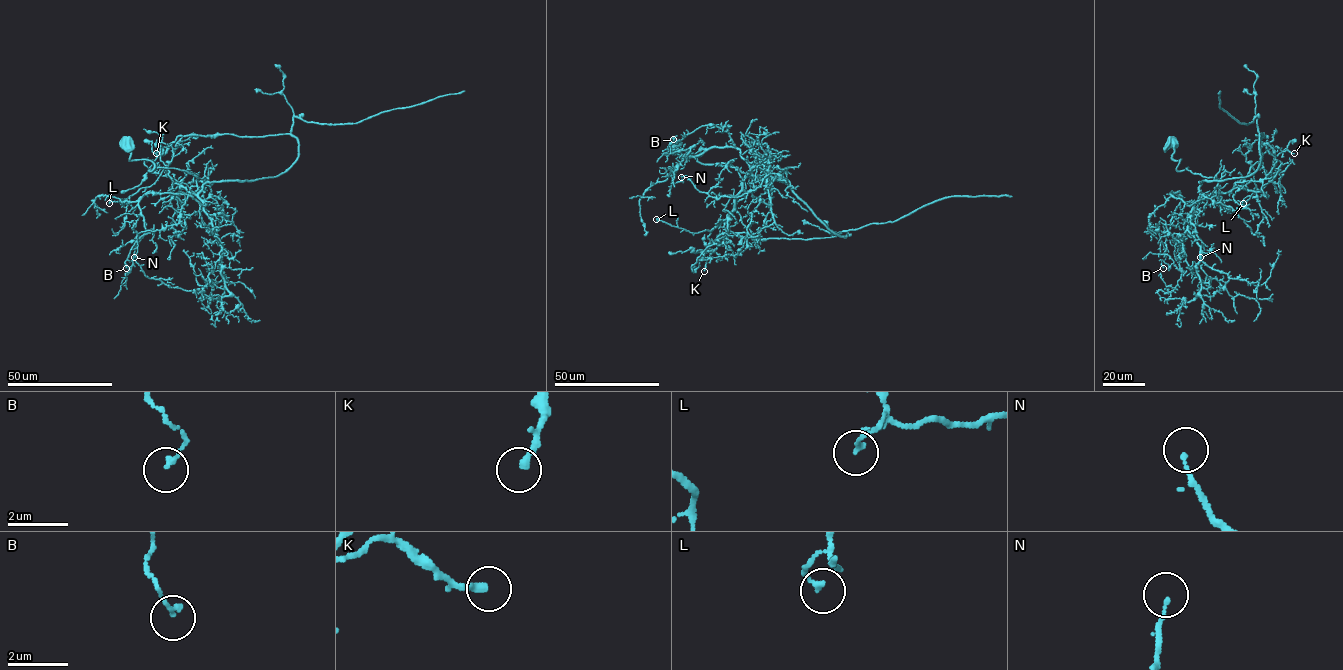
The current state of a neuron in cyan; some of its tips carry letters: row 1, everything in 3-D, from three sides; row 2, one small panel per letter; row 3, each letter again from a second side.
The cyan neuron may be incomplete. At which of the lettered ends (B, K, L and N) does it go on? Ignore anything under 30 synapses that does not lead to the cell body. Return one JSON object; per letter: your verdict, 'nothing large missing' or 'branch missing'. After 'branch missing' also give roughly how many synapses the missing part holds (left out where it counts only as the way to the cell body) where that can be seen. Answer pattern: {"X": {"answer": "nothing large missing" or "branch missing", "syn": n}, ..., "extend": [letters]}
{"B": {"answer": "nothing large missing"}, "K": {"answer": "nothing large missing"}, "L": {"answer": "nothing large missing"}, "N": {"answer": "nothing large missing"}, "extend": []}

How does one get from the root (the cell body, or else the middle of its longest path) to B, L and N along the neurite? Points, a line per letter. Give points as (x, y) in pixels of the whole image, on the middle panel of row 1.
B: (674, 150), (732, 165), (745, 194), (749, 165), (726, 125), (673, 139)
L: (674, 150), (685, 157), (701, 153), (703, 164), (732, 165), (745, 194), (710, 231), (690, 232), (656, 219)
N: (674, 150), (732, 165), (744, 195), (753, 167), (777, 174), (718, 198), (681, 177)

